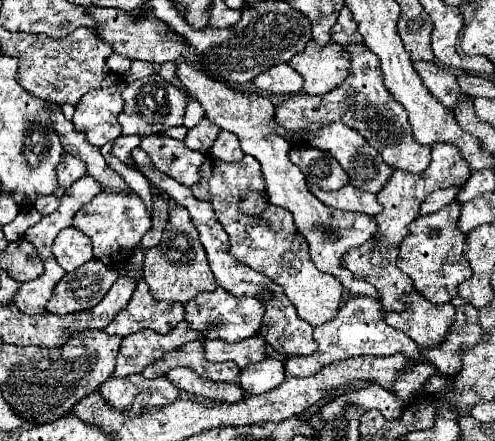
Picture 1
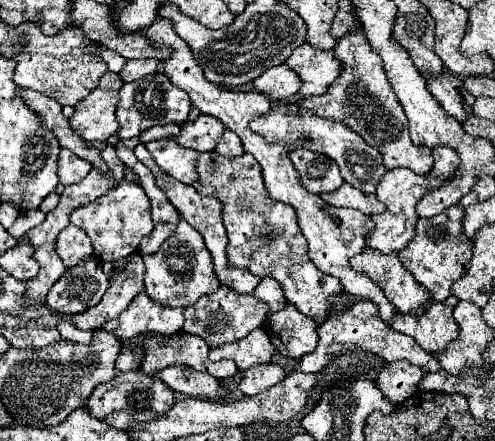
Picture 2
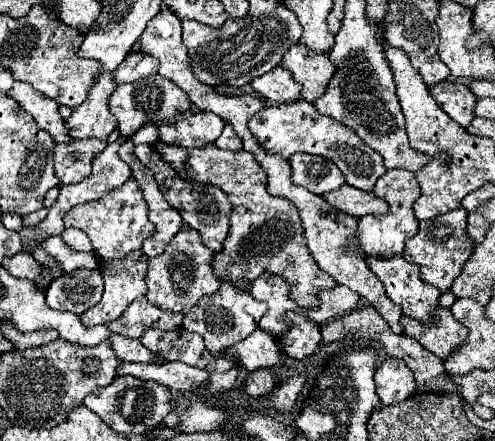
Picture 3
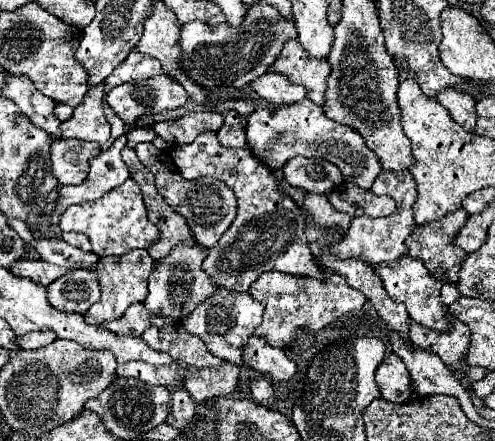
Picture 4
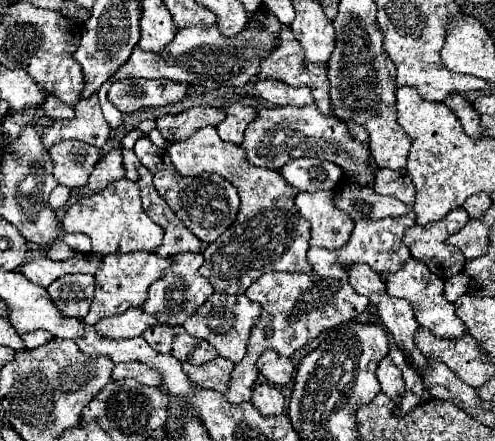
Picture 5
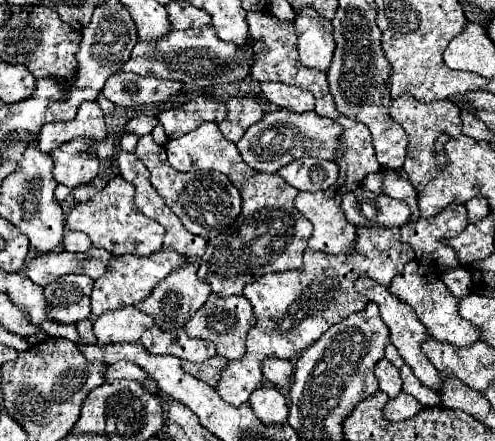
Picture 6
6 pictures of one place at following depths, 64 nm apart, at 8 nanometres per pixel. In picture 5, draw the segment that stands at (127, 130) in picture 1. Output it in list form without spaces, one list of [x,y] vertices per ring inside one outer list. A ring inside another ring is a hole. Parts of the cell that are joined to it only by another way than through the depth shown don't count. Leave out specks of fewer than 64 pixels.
[[[156,78],[156,80],[120,80],[110,86],[108,100],[124,114],[132,114],[140,108],[160,108],[176,104],[186,96],[186,84]]]

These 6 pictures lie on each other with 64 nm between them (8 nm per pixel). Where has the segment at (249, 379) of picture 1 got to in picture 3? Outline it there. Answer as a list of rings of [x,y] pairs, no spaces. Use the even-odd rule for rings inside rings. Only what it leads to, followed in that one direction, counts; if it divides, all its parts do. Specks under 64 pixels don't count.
[[[254,370],[248,374],[246,382],[244,382],[244,392],[248,396],[264,396],[264,394],[270,394],[272,388],[276,386],[276,380],[278,380],[278,374],[272,372],[272,370]]]

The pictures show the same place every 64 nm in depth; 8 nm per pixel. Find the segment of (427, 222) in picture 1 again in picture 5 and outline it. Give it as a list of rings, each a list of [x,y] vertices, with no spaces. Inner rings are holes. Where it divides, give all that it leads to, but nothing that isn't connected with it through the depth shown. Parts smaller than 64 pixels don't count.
[[[456,208],[438,222],[430,222],[424,226],[416,224],[408,228],[408,232],[404,234],[404,244],[410,248],[410,254],[416,260],[422,260],[430,268],[432,274],[448,280],[454,274],[462,272],[466,260],[462,260],[462,252],[446,244],[446,240],[460,228],[464,228],[468,220],[470,218],[464,208]]]

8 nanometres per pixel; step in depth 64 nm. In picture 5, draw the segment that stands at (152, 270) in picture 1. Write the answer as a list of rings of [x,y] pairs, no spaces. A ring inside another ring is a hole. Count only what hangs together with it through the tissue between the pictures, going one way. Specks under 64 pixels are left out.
[[[180,252],[172,256],[172,266],[168,270],[164,270],[162,278],[158,278],[154,284],[150,284],[148,288],[148,298],[142,304],[144,312],[148,312],[150,316],[156,316],[160,324],[170,324],[170,326],[180,326],[184,324],[184,320],[188,316],[192,316],[196,312],[198,306],[202,306],[208,296],[214,292],[214,286],[208,282],[208,278],[204,278],[198,268],[202,266],[204,256],[200,252]]]

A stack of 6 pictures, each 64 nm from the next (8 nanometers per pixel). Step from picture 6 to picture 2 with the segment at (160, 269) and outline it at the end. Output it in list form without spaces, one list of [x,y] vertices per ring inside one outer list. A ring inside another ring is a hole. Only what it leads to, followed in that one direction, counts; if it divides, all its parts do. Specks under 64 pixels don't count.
[[[138,252],[120,260],[120,264],[106,266],[108,274],[112,276],[112,284],[104,298],[86,312],[70,316],[70,322],[80,330],[98,330],[112,318],[116,318],[132,298],[144,288],[144,262]]]

